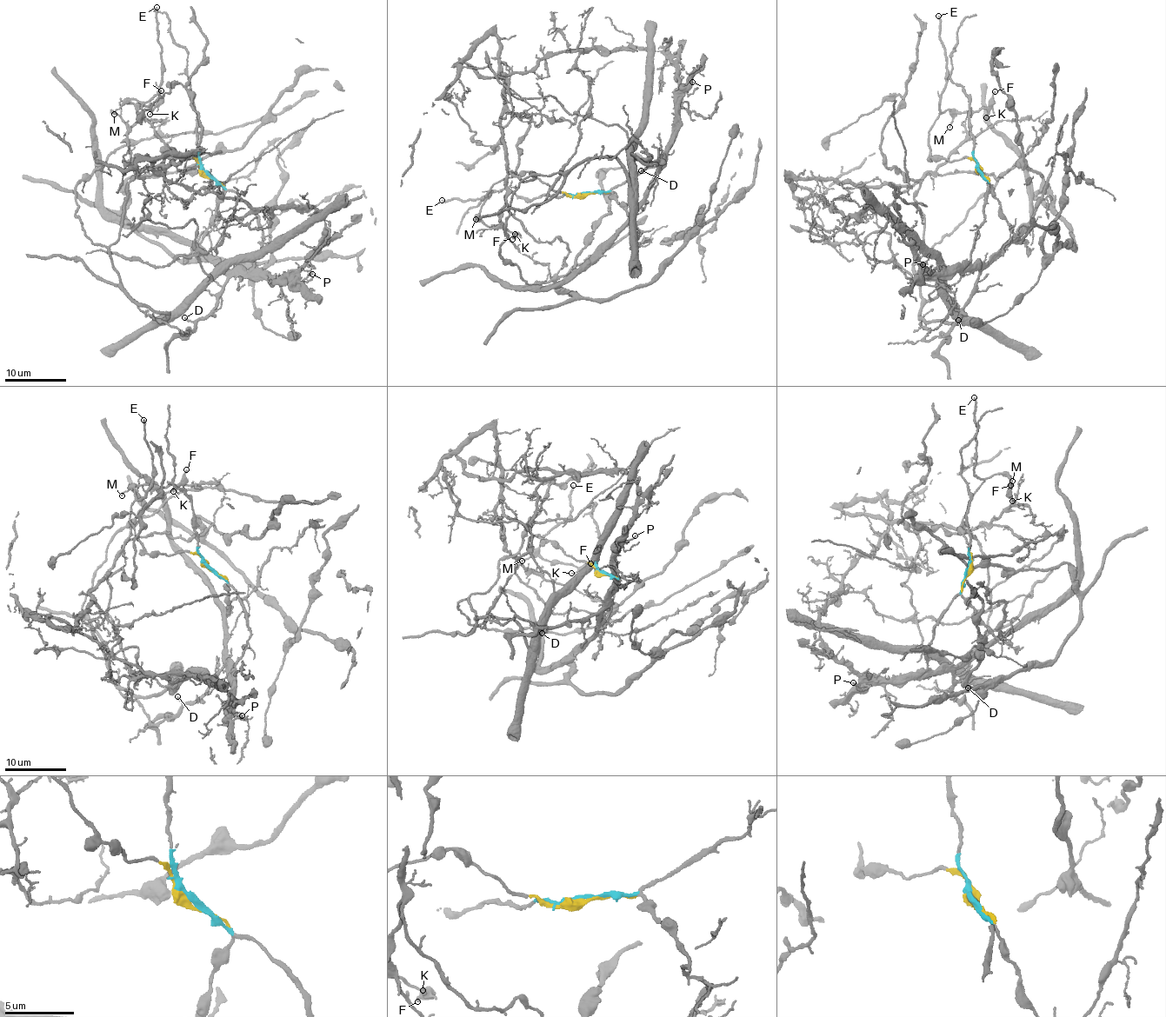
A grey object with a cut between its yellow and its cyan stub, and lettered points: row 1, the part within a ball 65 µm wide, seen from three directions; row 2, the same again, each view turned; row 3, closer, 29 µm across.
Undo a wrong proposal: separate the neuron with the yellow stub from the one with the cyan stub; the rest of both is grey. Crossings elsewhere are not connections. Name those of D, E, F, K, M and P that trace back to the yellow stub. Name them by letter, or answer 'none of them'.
E, F, K, M

